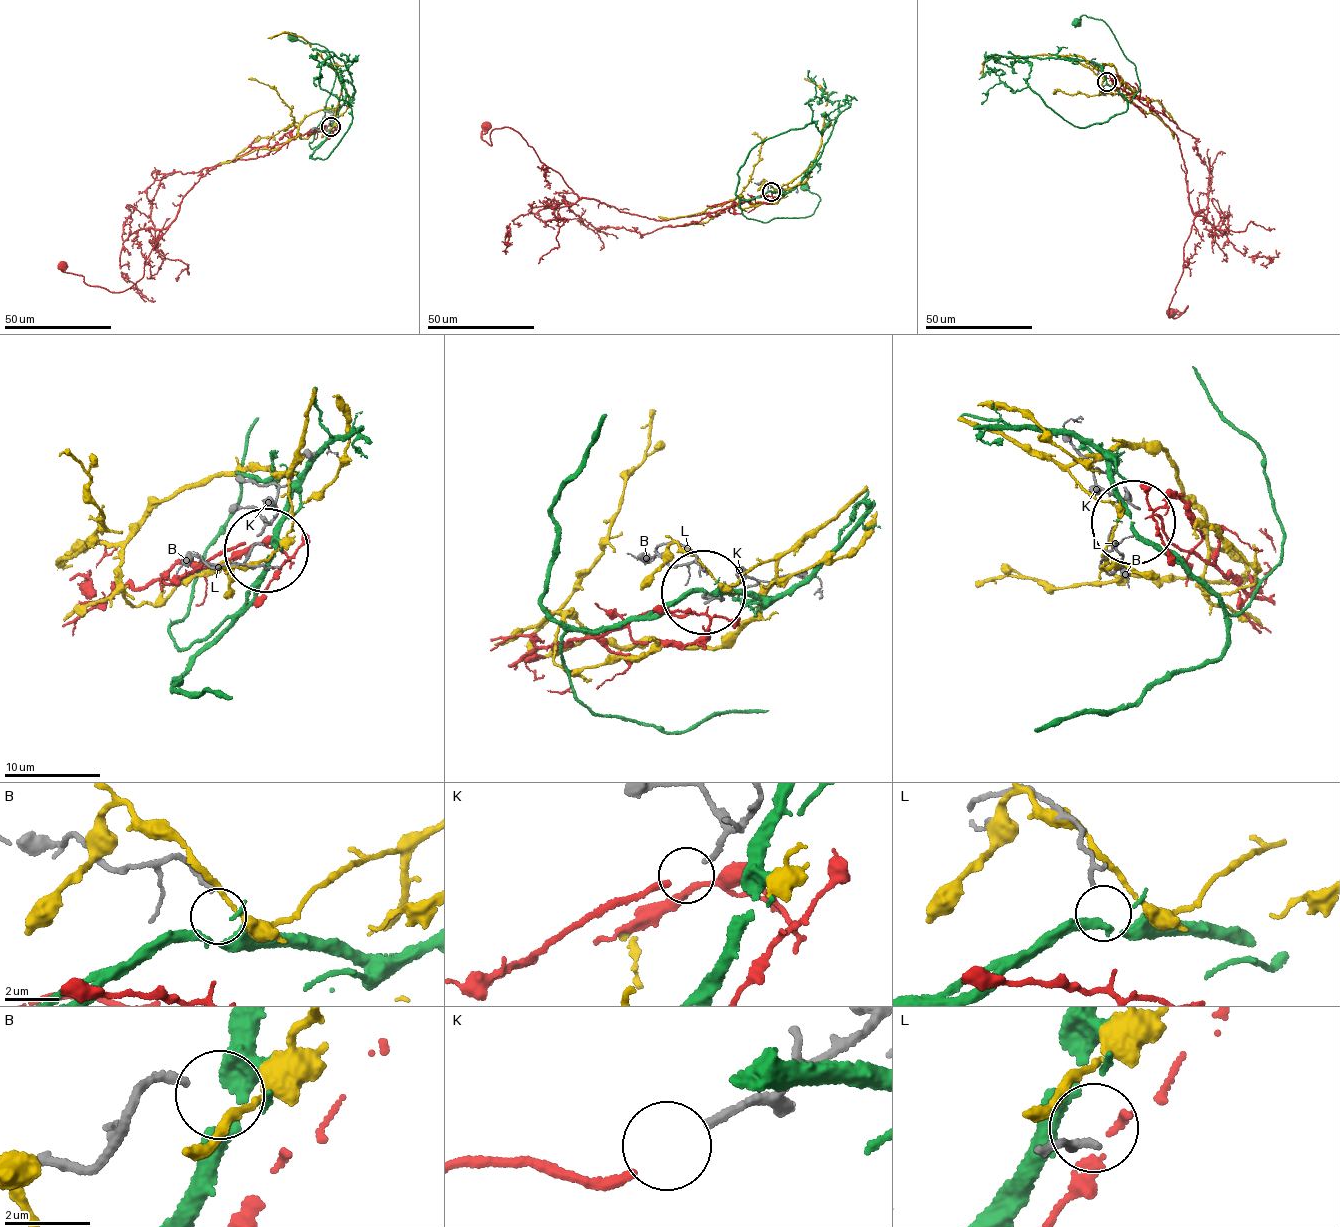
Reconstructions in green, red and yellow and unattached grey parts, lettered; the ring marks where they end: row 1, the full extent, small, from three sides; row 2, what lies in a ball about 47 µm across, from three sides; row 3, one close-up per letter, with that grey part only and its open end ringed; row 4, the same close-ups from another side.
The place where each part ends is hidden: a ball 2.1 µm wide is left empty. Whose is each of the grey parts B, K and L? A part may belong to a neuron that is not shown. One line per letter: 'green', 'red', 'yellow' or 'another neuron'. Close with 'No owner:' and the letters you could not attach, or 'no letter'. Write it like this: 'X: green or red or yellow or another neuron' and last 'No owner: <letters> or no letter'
B: green
K: red
L: another neuron
No owner: L

